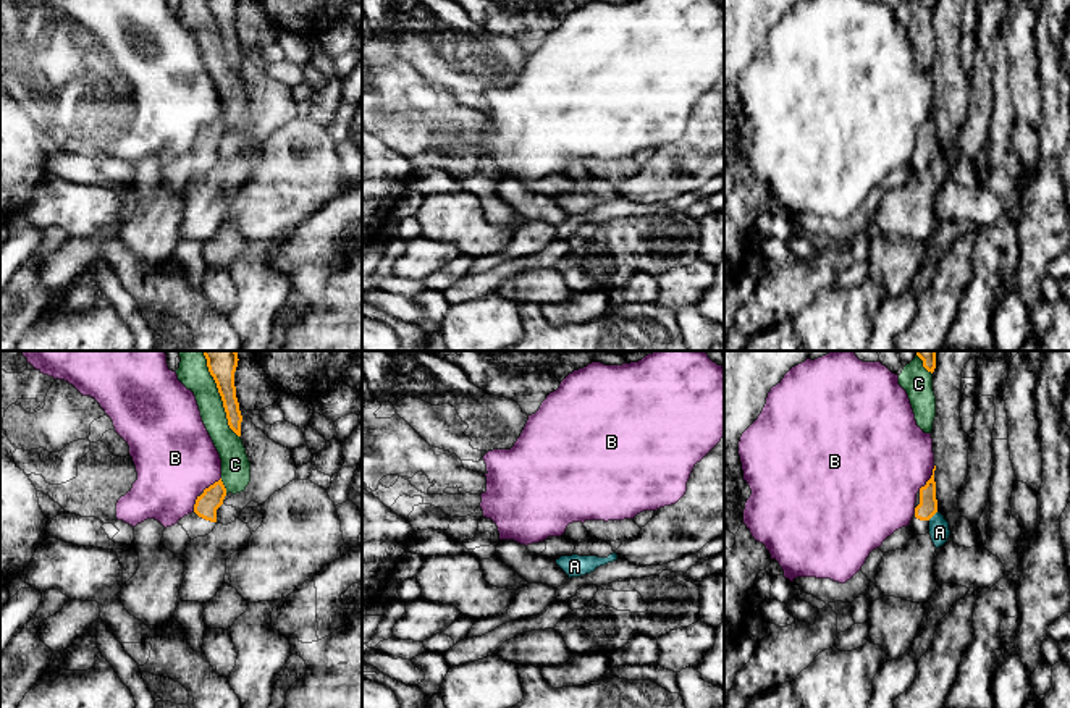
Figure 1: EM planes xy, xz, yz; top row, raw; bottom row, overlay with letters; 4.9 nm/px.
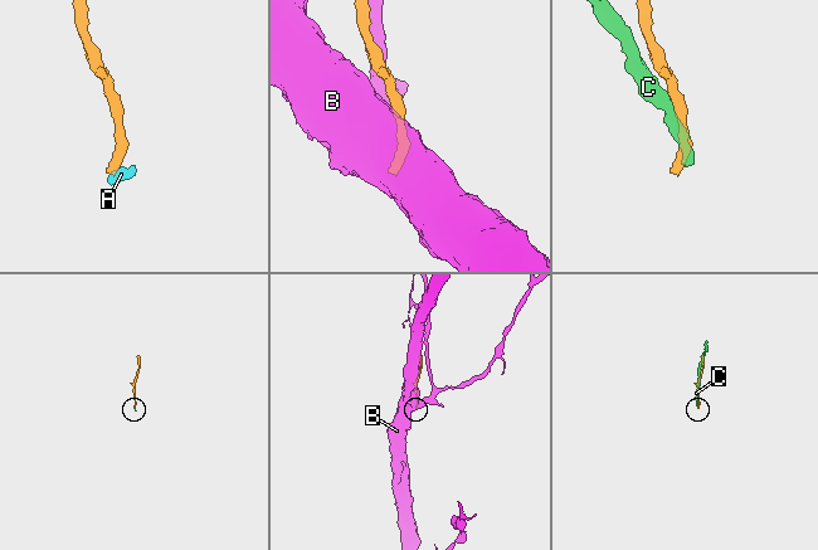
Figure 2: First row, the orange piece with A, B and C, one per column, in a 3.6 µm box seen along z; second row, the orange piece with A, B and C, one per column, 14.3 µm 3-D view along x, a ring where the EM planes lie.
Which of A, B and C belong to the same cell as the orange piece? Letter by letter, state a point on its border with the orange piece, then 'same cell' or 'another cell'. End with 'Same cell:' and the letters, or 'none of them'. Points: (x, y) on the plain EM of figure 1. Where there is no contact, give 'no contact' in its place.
A: yz (933, 152) | another cell
B: yz (930, 117) | another cell
C: xy (222, 37) | another cell
Same cell: none of them

